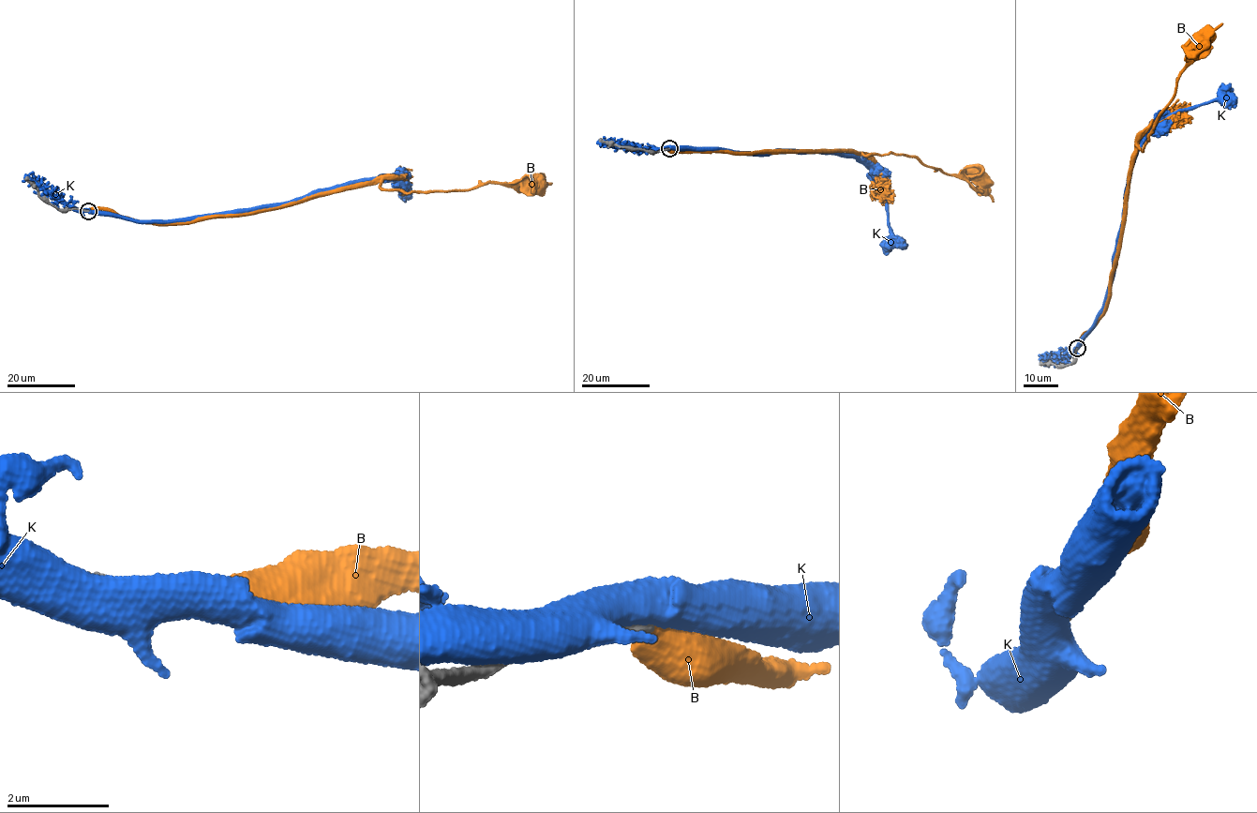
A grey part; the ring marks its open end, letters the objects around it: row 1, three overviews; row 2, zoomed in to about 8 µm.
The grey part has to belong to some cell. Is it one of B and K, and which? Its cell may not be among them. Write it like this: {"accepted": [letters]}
{"accepted": []}

